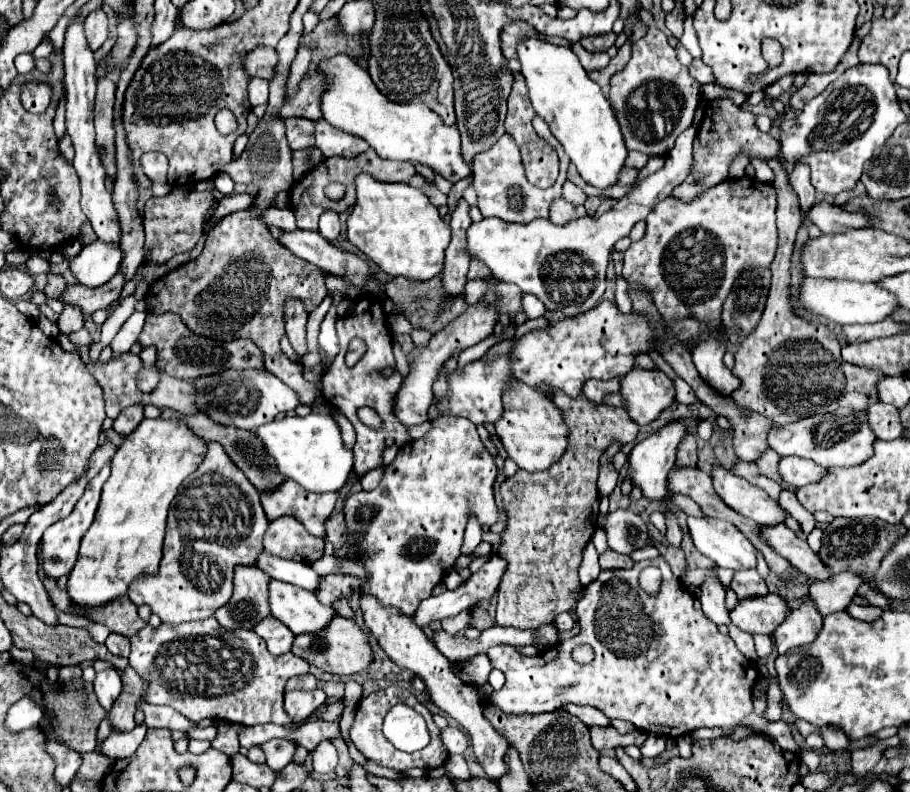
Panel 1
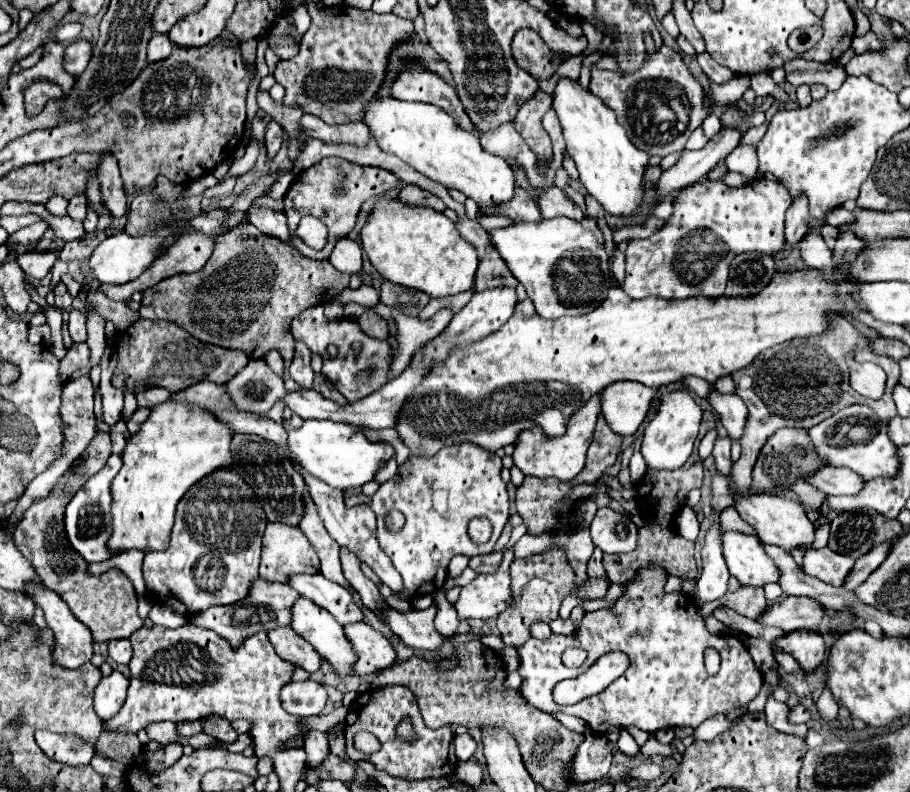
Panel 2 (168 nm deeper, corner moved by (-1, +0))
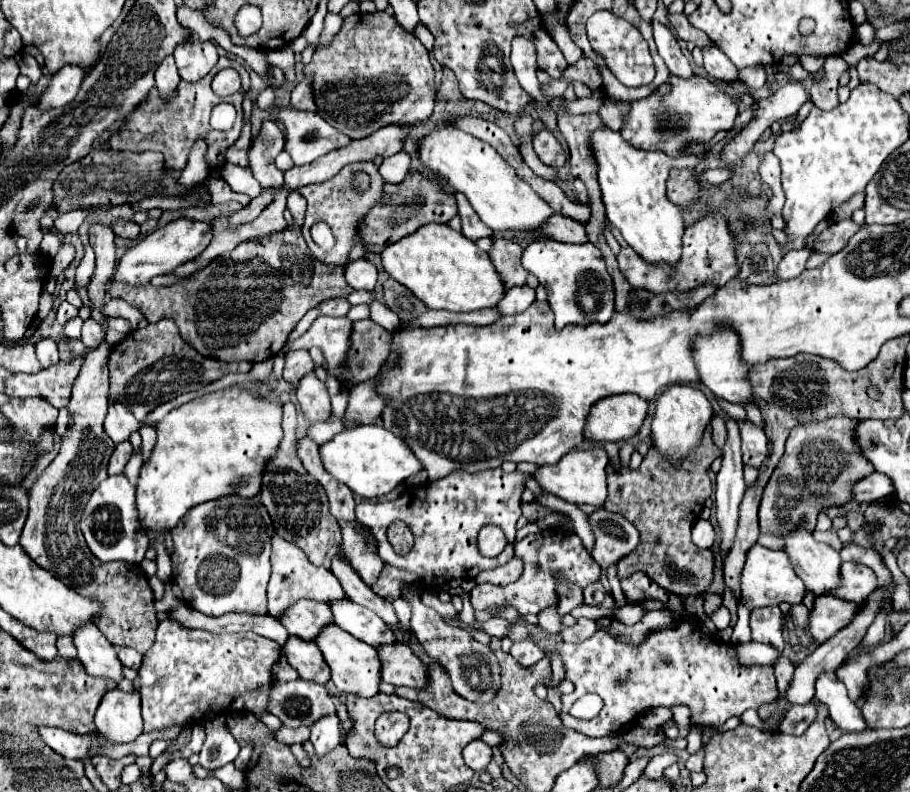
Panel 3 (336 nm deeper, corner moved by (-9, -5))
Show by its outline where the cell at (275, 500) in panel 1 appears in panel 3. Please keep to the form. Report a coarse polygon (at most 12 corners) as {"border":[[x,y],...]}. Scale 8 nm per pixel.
{"border":[[332,557],[332,573],[346,597],[398,627],[392,605],[376,595],[344,561]]}

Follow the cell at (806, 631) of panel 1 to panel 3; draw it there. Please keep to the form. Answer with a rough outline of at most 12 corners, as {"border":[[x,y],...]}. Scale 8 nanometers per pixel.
{"border":[[834,671],[816,679],[816,699],[832,721],[852,733],[866,729]]}

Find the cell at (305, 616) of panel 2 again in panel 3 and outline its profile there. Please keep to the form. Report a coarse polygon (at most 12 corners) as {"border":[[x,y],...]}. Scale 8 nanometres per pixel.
{"border":[[338,625],[316,637],[342,693],[374,697],[376,649]]}

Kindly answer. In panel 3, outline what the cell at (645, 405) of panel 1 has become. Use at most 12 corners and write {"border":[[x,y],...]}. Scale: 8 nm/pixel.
{"border":[[634,393],[590,409],[584,437],[624,443],[646,419]]}

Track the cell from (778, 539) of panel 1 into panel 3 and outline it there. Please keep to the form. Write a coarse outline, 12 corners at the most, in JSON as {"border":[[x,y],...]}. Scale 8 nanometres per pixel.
{"border":[[842,563],[840,587],[830,593],[862,603],[878,587],[874,571]]}

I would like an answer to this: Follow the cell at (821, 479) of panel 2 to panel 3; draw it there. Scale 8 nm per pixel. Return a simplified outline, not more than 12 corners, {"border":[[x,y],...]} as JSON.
{"border":[[882,473],[852,485],[852,501],[870,503],[894,487]]}

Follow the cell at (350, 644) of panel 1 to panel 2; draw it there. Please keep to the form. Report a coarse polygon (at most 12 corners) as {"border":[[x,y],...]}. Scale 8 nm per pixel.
{"border":[[348,624],[358,652],[354,674],[394,666],[396,650],[372,626]]}

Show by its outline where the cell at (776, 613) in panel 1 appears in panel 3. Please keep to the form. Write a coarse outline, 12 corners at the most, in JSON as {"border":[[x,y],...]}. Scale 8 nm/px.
{"border":[[834,595],[814,601],[804,633],[822,643],[858,605]]}

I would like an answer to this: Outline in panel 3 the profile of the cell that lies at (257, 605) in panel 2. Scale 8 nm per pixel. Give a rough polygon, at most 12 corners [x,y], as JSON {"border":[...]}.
{"border":[[300,599],[278,621],[312,641],[332,623],[328,603]]}

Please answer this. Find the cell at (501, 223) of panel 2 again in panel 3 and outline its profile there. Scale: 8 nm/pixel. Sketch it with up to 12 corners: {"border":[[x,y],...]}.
{"border":[[552,215],[536,233],[566,243],[586,243],[586,229],[574,219]]}

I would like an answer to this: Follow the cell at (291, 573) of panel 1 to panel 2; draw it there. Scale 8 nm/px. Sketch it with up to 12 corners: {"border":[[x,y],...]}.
{"border":[[322,574],[292,576],[290,586],[342,626],[364,622],[350,590]]}

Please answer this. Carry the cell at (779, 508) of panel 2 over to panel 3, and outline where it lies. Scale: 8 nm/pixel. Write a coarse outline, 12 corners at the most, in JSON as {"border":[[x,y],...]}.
{"border":[[802,523],[784,551],[816,597],[840,585],[840,555]]}

